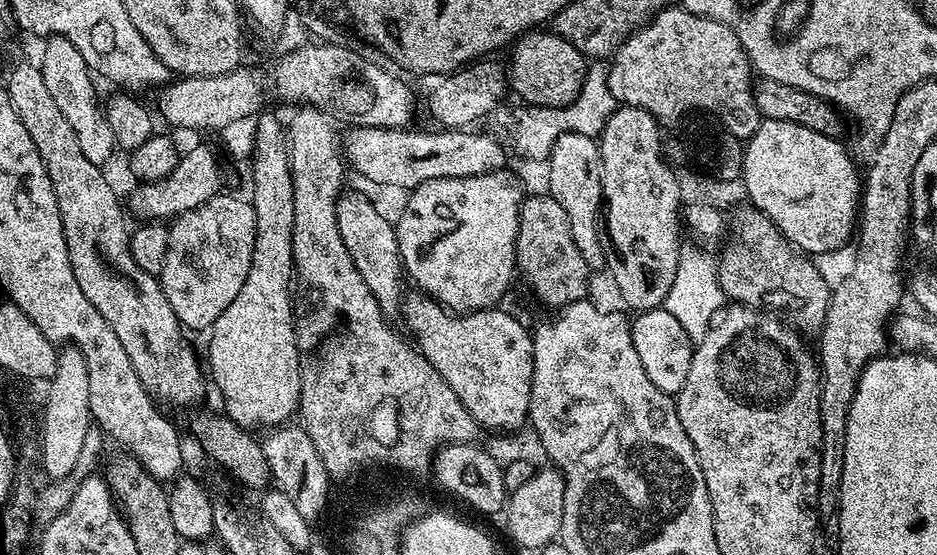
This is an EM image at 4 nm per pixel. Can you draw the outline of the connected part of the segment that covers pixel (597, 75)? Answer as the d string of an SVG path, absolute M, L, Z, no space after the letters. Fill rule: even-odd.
M592 62L587 65L584 73L584 82L578 98L564 108L538 108L535 106L519 106L513 112L500 110L495 113L502 127L508 131L507 143L524 160L547 161L553 142L562 134L586 134L599 137L600 131L606 126L610 114L618 107L616 99L608 89L608 69L603 63Z

